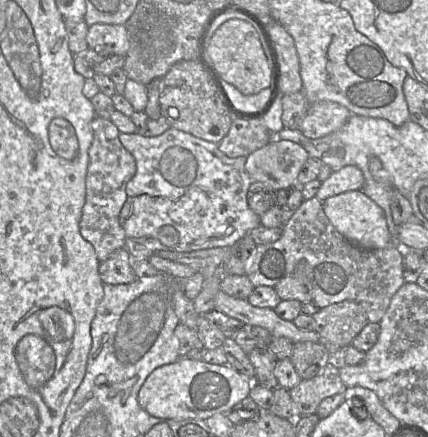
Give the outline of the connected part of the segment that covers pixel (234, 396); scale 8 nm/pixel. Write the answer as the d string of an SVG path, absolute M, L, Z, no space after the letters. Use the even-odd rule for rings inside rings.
M180 357L176 362L155 369L143 383L138 403L153 417L165 420L201 419L224 414L247 398L253 379L241 375L228 365L209 364L204 361Z

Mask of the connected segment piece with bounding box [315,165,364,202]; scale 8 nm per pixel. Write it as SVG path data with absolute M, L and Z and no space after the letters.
M347 165L337 171L333 171L331 175L321 183L315 197L323 202L329 197L344 192L361 190L363 184L364 176L362 171L354 165Z

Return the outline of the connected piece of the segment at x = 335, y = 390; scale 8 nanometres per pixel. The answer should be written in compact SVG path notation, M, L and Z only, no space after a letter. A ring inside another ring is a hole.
M327 364L319 375L301 380L289 390L289 394L301 415L311 415L316 414L319 404L325 398L343 394L346 388L340 378L338 364Z

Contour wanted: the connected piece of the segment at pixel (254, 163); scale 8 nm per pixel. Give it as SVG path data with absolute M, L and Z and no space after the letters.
M273 135L273 140L267 143L265 146L255 150L246 157L245 170L250 177L252 182L260 182L265 186L271 188L272 190L278 189L292 189L296 186L297 176L309 158L308 152L299 144L294 143L289 140L279 140L276 139Z

